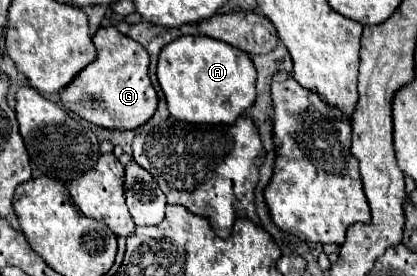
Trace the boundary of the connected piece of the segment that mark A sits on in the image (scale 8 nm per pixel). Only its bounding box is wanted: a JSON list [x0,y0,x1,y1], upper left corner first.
[156,35,256,123]

